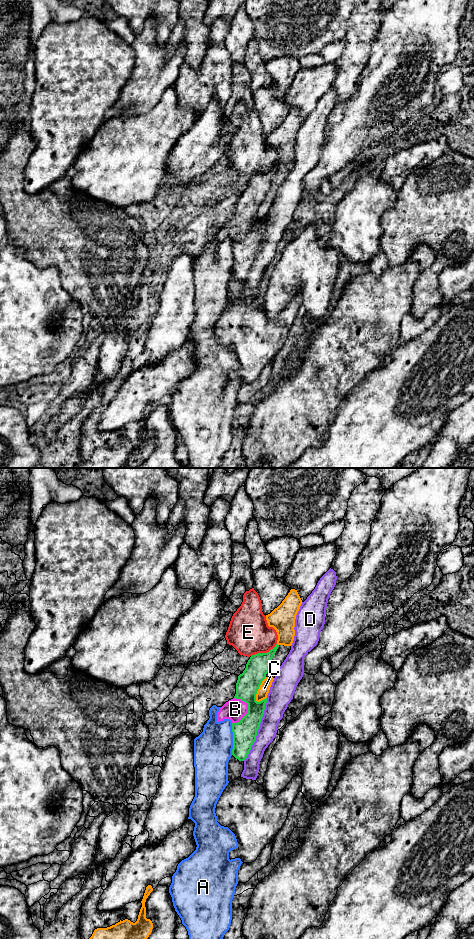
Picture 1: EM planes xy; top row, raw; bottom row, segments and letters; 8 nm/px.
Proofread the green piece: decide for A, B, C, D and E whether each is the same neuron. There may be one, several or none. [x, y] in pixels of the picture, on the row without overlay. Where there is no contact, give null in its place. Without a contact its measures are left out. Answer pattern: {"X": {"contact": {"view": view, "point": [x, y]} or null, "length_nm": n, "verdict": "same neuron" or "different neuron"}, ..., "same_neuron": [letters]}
{"A": {"contact": {"view": "xy", "point": [233, 259]}, "length_nm": 260, "verdict": "different neuron"}, "B": {"contact": {"view": "xy", "point": [248, 232]}, "length_nm": 220, "verdict": "same neuron"}, "C": {"contact": {"view": "xy", "point": [258, 208]}, "length_nm": 220, "verdict": "different neuron"}, "D": {"contact": {"view": "xy", "point": [258, 248]}, "length_nm": 550, "verdict": "different neuron"}, "E": {"contact": {"view": "xy", "point": [264, 173]}, "length_nm": 240, "verdict": "different neuron"}, "same_neuron": ["B"]}

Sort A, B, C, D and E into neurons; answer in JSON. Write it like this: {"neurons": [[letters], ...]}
{"neurons": [["A"], ["B"], ["C"], ["D"], ["E"]]}

